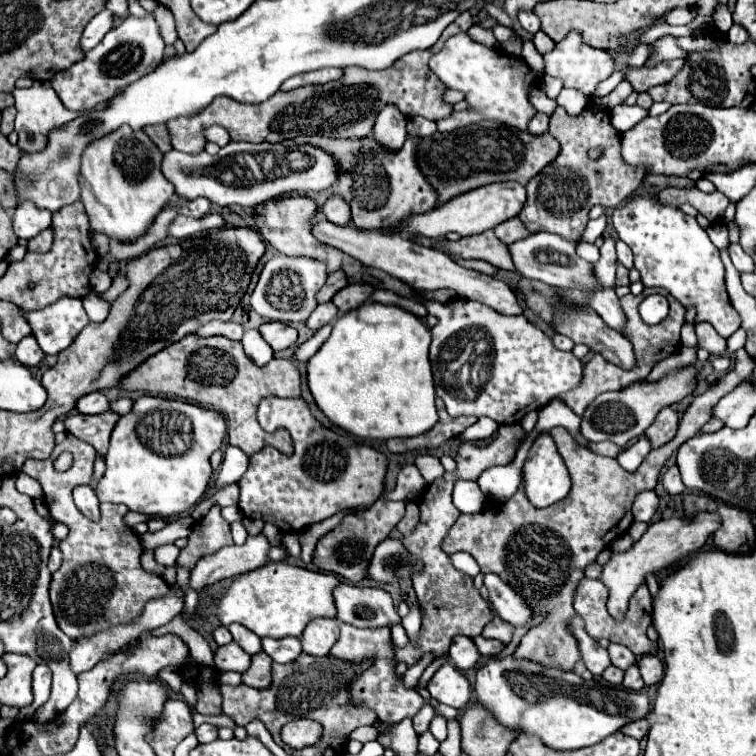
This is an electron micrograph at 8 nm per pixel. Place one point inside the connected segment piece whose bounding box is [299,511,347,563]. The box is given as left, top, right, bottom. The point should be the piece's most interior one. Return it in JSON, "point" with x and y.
{"point":[308,538]}

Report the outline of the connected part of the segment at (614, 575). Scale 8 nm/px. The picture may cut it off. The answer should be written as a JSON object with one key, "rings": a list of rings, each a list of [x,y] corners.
{"rings":[[[695,513],[687,517],[671,517],[671,519],[661,519],[657,523],[651,523],[645,535],[633,543],[633,547],[625,553],[617,553],[609,547],[611,559],[603,565],[601,581],[609,587],[609,601],[607,609],[615,619],[621,619],[623,613],[627,611],[627,603],[635,589],[645,583],[647,573],[657,573],[671,563],[677,563],[686,556],[699,551],[706,543],[708,537],[721,526],[717,513]]]}

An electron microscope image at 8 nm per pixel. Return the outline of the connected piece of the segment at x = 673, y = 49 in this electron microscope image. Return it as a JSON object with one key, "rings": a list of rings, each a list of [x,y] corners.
{"rings":[[[663,37],[663,39],[659,39],[657,43],[653,43],[655,45],[655,55],[653,55],[653,59],[645,65],[645,67],[653,67],[653,65],[657,65],[659,61],[667,61],[667,59],[685,59],[687,57],[687,51],[683,51],[683,49],[679,49],[677,45],[675,45],[675,37]]]}

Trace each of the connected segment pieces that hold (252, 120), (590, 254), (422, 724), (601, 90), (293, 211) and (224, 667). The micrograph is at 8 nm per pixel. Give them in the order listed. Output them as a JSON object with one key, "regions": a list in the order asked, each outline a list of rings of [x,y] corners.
{"regions":[[[[461,13],[439,37],[439,41],[435,43],[433,49],[427,51],[413,51],[403,55],[399,61],[395,61],[391,65],[391,69],[383,69],[383,71],[369,71],[369,69],[359,69],[359,67],[349,67],[343,69],[343,77],[339,81],[329,81],[327,85],[305,85],[293,91],[279,91],[275,93],[275,97],[271,97],[271,101],[263,101],[263,105],[243,105],[239,101],[231,101],[229,97],[217,97],[211,105],[207,105],[207,109],[201,109],[199,113],[195,113],[195,117],[177,117],[175,121],[169,121],[169,135],[171,135],[171,145],[177,151],[185,151],[185,153],[199,153],[205,149],[205,139],[201,135],[201,129],[209,127],[209,125],[221,125],[229,131],[233,141],[249,141],[249,143],[281,143],[283,139],[295,139],[301,135],[321,135],[321,137],[331,137],[331,139],[363,139],[371,135],[371,129],[375,125],[375,117],[377,113],[387,107],[387,105],[395,105],[407,119],[421,115],[425,119],[431,121],[439,121],[443,117],[449,117],[453,113],[453,105],[443,101],[443,93],[447,91],[447,87],[433,75],[433,71],[429,69],[427,61],[429,57],[441,49],[445,45],[445,41],[451,35],[457,35],[461,31],[467,31],[473,23],[471,13]]],[[[579,243],[579,245],[577,245],[577,253],[579,253],[585,261],[589,261],[589,263],[599,261],[599,249],[597,249],[595,245],[591,245],[591,243]]],[[[425,689],[425,693],[421,693],[421,697],[425,699],[425,705],[423,705],[423,709],[414,716],[415,729],[419,735],[429,729],[429,723],[431,723],[431,719],[433,719],[433,707],[431,707],[431,695],[429,695],[429,691]]],[[[623,71],[614,72],[609,78],[598,85],[594,97],[604,97],[612,92],[623,79]]],[[[283,195],[283,197],[275,197],[271,201],[265,201],[263,205],[255,205],[253,207],[253,215],[255,215],[255,227],[259,231],[259,235],[273,245],[279,253],[285,255],[305,255],[305,257],[313,257],[319,259],[323,263],[327,263],[327,271],[337,271],[343,263],[343,253],[335,247],[329,247],[325,243],[319,243],[313,233],[313,219],[317,215],[317,203],[311,197],[301,197],[301,195]]],[[[231,641],[215,651],[215,665],[219,671],[243,673],[251,665],[251,657],[235,641]]]]}

